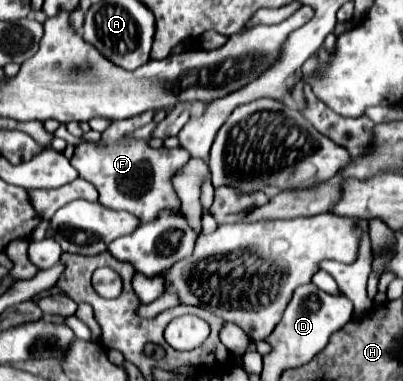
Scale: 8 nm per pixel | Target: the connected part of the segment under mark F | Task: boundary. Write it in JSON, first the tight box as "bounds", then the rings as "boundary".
{"bounds":[71,111,189,223],"boundary":[[[147,111],[131,119],[115,121],[103,133],[99,147],[81,143],[77,145],[75,155],[71,159],[71,165],[77,167],[79,177],[91,181],[99,191],[101,205],[115,211],[129,211],[135,217],[139,217],[143,223],[155,219],[155,215],[159,215],[159,211],[163,209],[179,211],[179,197],[173,191],[171,179],[175,171],[183,169],[183,165],[189,159],[189,153],[179,147],[151,149],[145,139],[123,139],[125,133],[149,123],[151,117],[153,117],[153,111]]]}

